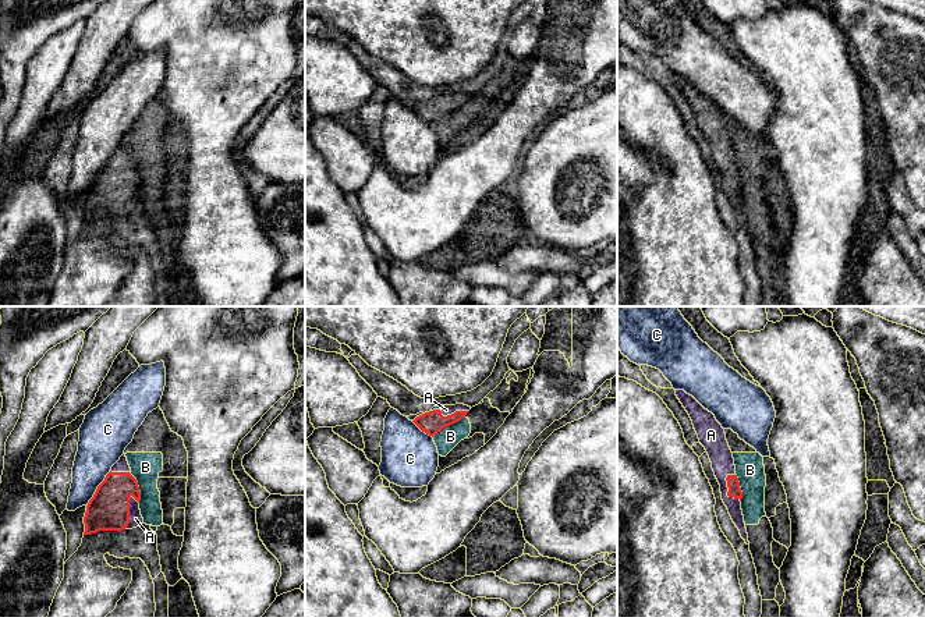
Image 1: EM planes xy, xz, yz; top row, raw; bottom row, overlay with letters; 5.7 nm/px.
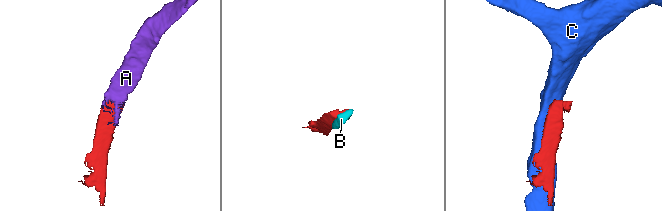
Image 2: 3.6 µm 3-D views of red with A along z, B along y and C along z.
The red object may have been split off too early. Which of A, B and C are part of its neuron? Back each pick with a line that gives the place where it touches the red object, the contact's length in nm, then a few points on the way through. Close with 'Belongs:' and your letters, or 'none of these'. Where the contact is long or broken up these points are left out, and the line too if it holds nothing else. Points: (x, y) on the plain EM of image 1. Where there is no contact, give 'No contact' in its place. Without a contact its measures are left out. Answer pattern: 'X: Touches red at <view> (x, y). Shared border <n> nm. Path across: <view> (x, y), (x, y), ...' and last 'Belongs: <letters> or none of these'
A: Touches red at yz (729, 178). Shared border 180 nm
Belongs: A

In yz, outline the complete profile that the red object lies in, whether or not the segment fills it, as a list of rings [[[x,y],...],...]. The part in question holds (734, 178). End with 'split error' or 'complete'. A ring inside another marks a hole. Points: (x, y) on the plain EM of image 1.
[[[676,78],[676,84],[688,100],[699,131],[705,135],[712,157],[720,173],[722,188],[740,219],[741,226],[748,230],[748,221],[741,198],[743,180],[736,163],[733,141],[726,128],[726,121],[715,103],[705,97],[692,84],[684,78]]]; split error

